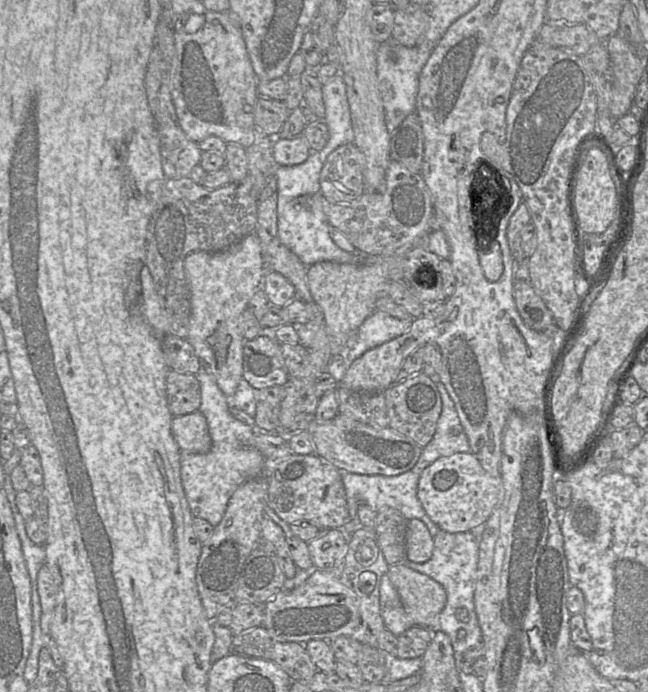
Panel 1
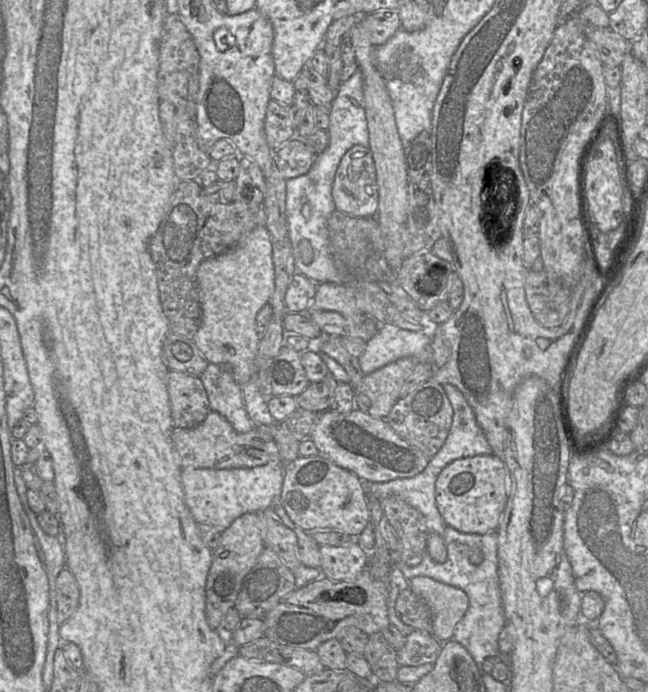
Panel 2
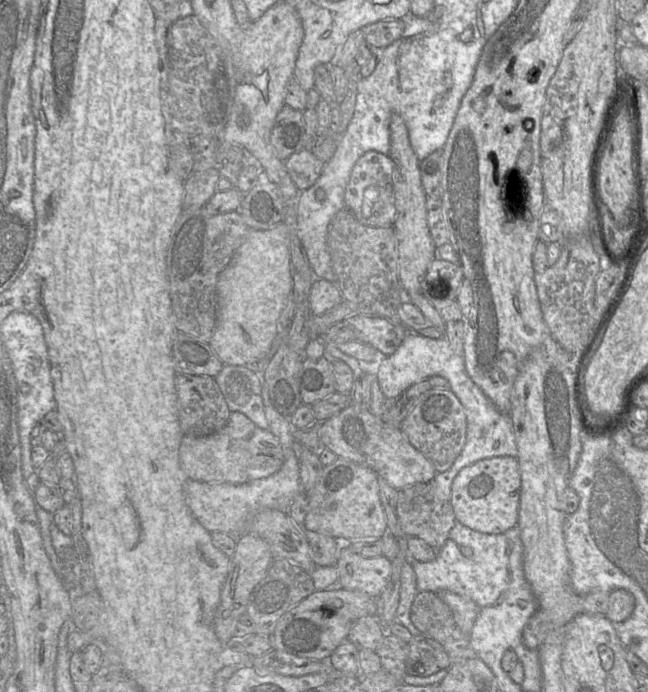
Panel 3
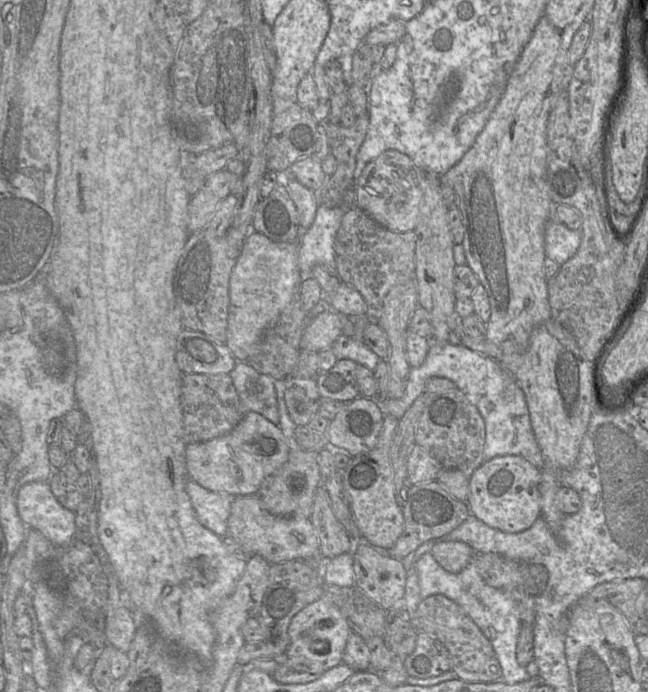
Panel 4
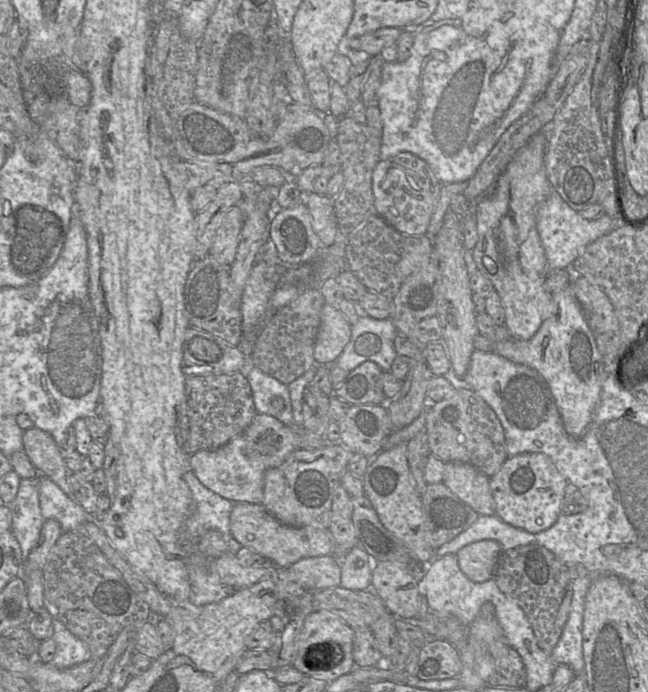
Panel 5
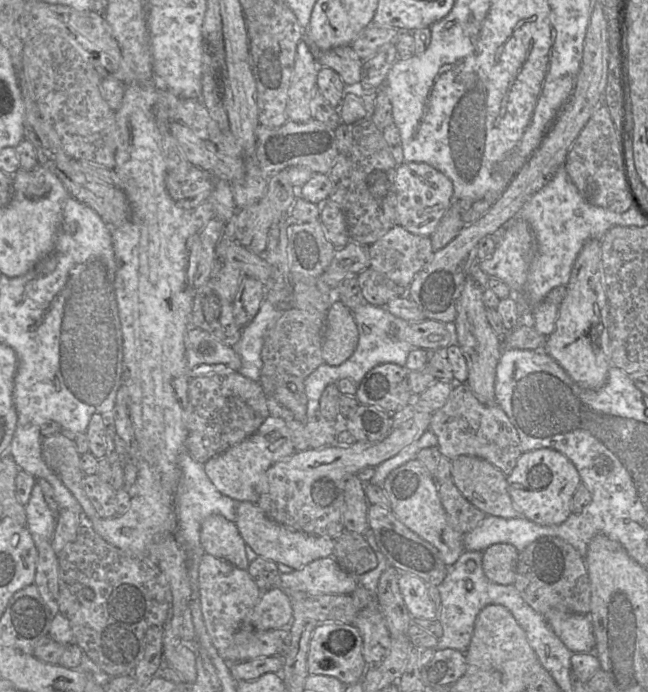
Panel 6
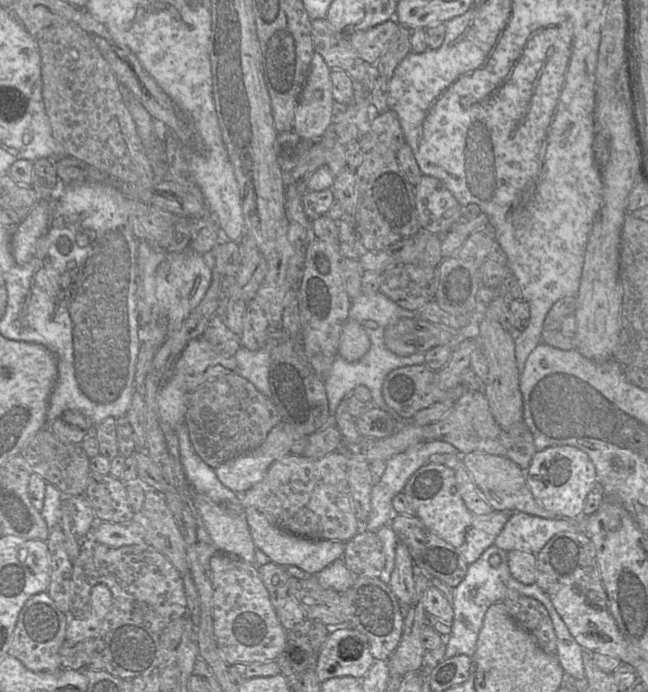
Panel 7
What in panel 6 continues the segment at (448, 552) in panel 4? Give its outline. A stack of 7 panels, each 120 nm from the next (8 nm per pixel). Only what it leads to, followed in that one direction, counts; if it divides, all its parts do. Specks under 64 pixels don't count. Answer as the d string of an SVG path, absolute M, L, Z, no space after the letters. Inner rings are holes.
M497 543L482 553L481 565L485 576L496 584L513 584L519 551L509 543Z

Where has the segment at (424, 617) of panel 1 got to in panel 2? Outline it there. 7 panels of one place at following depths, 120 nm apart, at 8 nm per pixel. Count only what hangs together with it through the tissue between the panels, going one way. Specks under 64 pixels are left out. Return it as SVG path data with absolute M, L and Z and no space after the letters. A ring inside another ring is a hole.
M417 576L408 580L411 591L422 599L432 614L432 635L441 643L453 639L456 624L463 618L468 607L467 594L454 586L432 578Z

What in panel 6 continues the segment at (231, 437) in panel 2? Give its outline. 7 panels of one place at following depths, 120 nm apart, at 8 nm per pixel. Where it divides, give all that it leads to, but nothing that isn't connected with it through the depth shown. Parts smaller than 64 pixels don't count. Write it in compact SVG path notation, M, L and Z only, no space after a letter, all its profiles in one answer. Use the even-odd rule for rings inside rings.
M269 416L261 424L259 429L250 437L237 445L229 448L225 452L216 455L203 464L204 471L215 488L223 495L235 500L236 502L251 502L256 504L259 500L259 487L262 475L275 462L282 458L289 457L295 452L290 432L286 422L278 417Z

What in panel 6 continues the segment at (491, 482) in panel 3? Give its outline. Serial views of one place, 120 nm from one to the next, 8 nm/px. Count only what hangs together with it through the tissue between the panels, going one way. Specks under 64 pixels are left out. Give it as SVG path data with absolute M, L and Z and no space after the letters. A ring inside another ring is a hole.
M549 448L522 453L515 468L507 475L507 490L520 517L545 526L559 525L572 514L571 501L580 484L581 478L574 464L562 453Z

